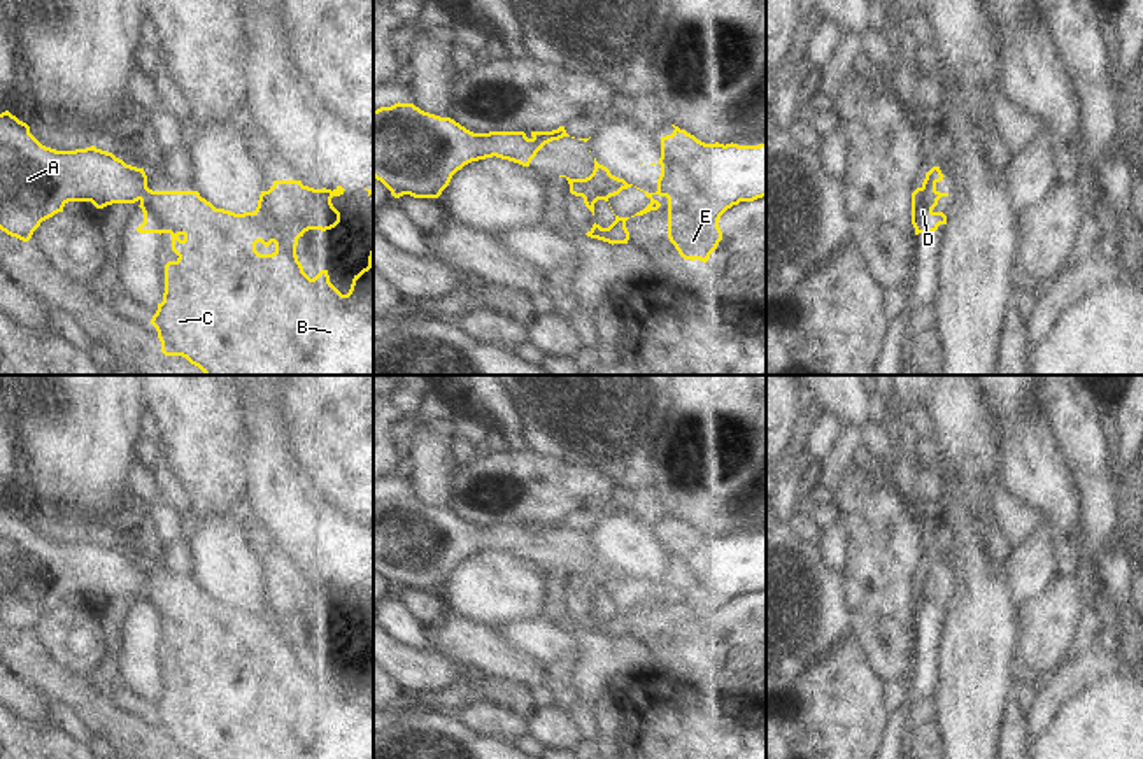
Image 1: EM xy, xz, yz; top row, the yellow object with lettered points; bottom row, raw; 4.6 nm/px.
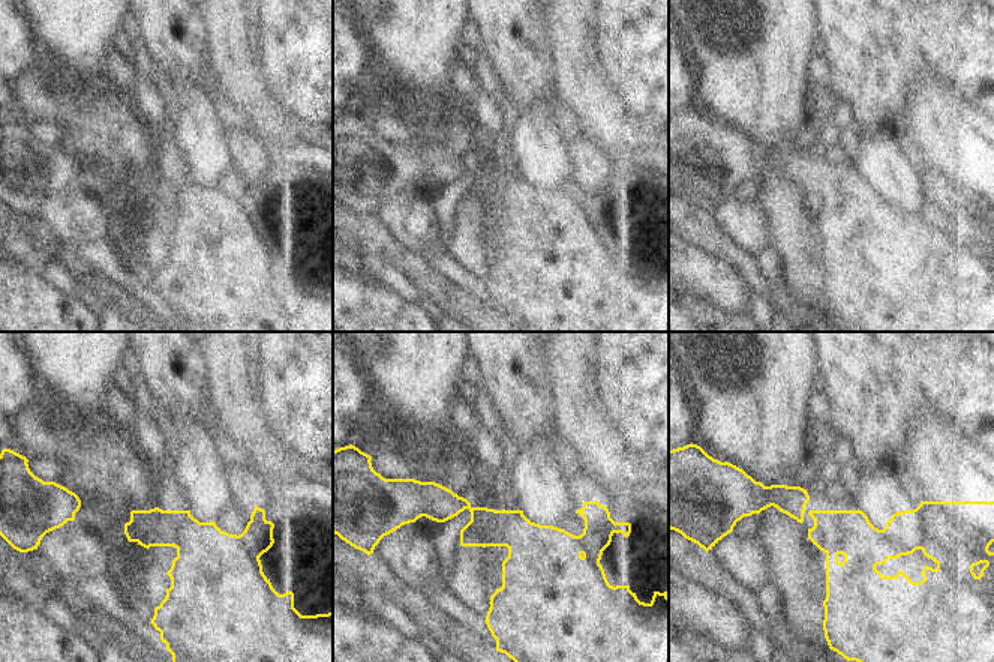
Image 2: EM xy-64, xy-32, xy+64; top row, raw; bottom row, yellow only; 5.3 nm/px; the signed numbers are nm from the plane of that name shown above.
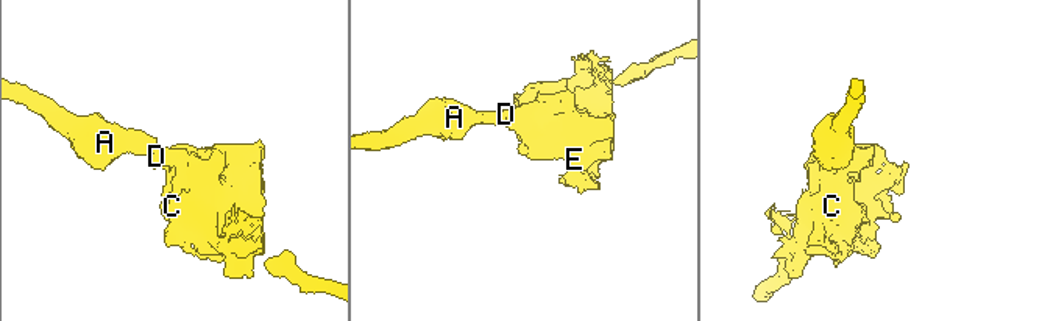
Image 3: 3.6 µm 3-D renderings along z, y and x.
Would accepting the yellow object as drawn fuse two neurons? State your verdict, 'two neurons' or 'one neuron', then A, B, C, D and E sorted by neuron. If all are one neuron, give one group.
one neuron | A B C D E

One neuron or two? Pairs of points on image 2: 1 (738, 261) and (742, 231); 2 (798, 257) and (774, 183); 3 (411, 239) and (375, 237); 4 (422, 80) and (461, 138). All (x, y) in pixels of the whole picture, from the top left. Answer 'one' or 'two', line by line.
1: two
2: one
3: two
4: two

